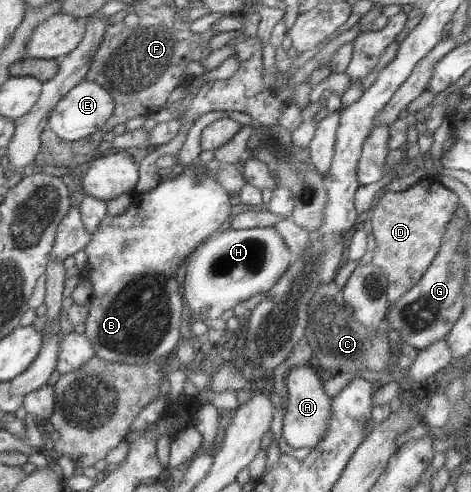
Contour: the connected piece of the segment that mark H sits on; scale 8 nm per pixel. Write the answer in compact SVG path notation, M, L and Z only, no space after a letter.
M224 226L192 249L184 261L186 274L181 297L194 318L208 322L220 317L226 309L233 309L241 301L273 287L293 257L272 226L242 230Z

